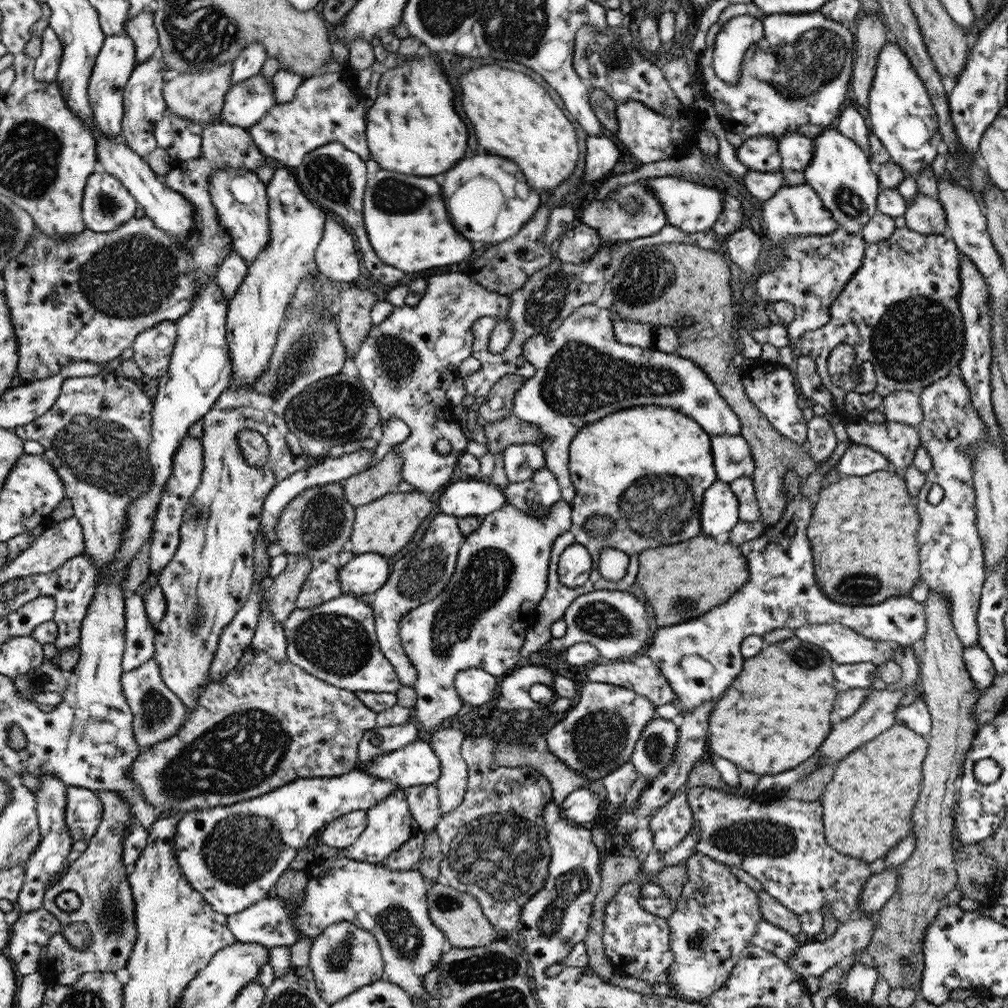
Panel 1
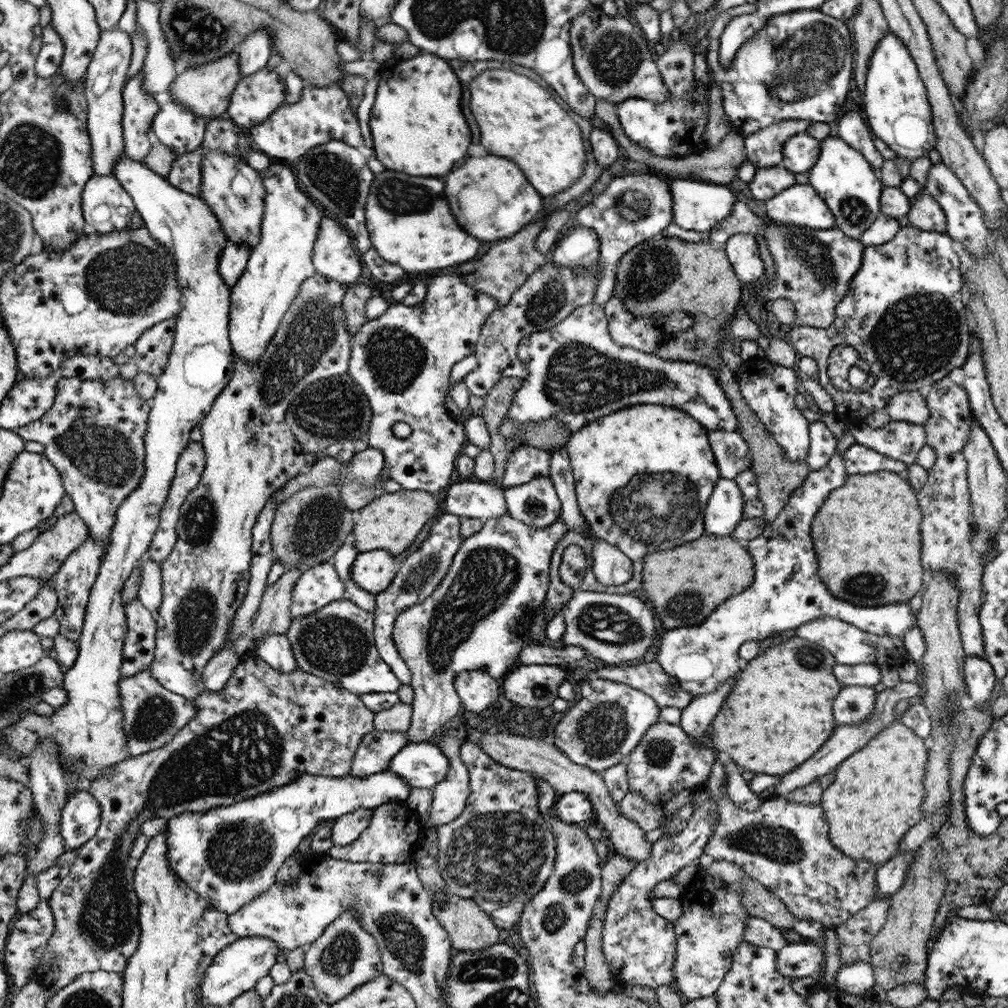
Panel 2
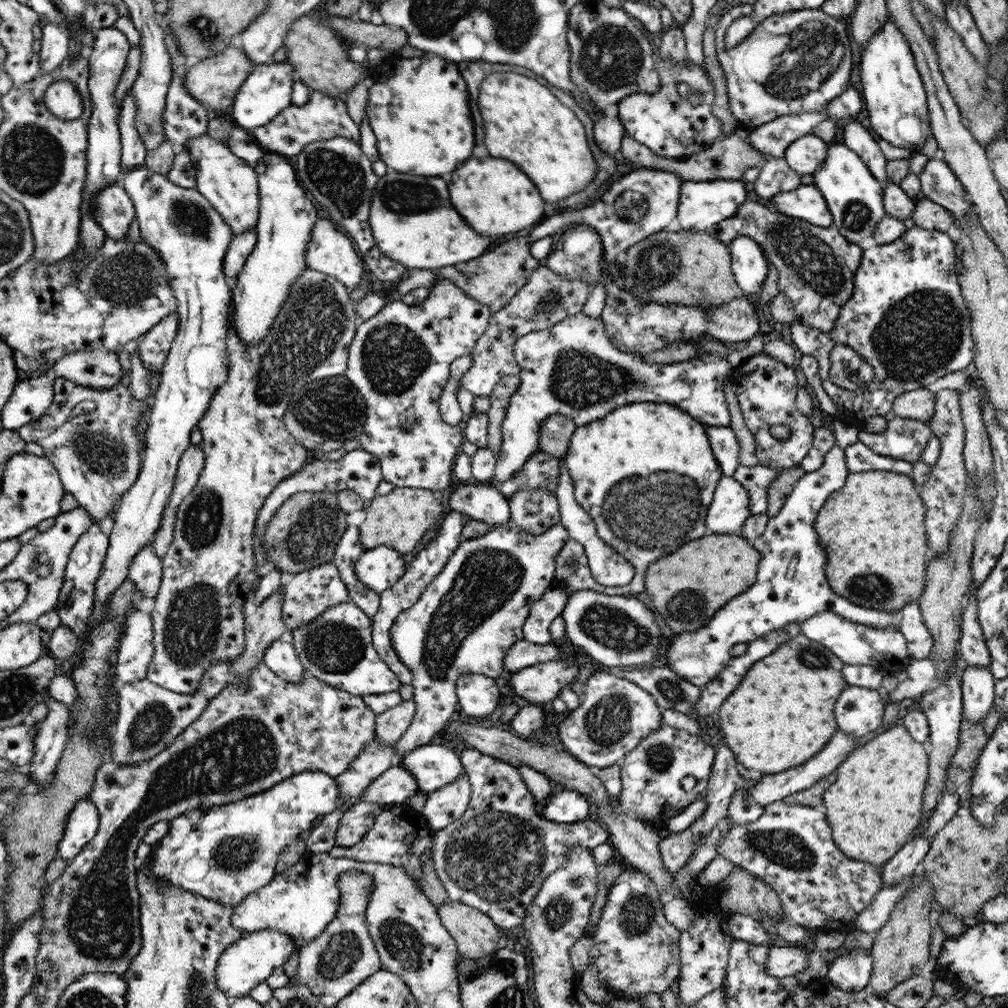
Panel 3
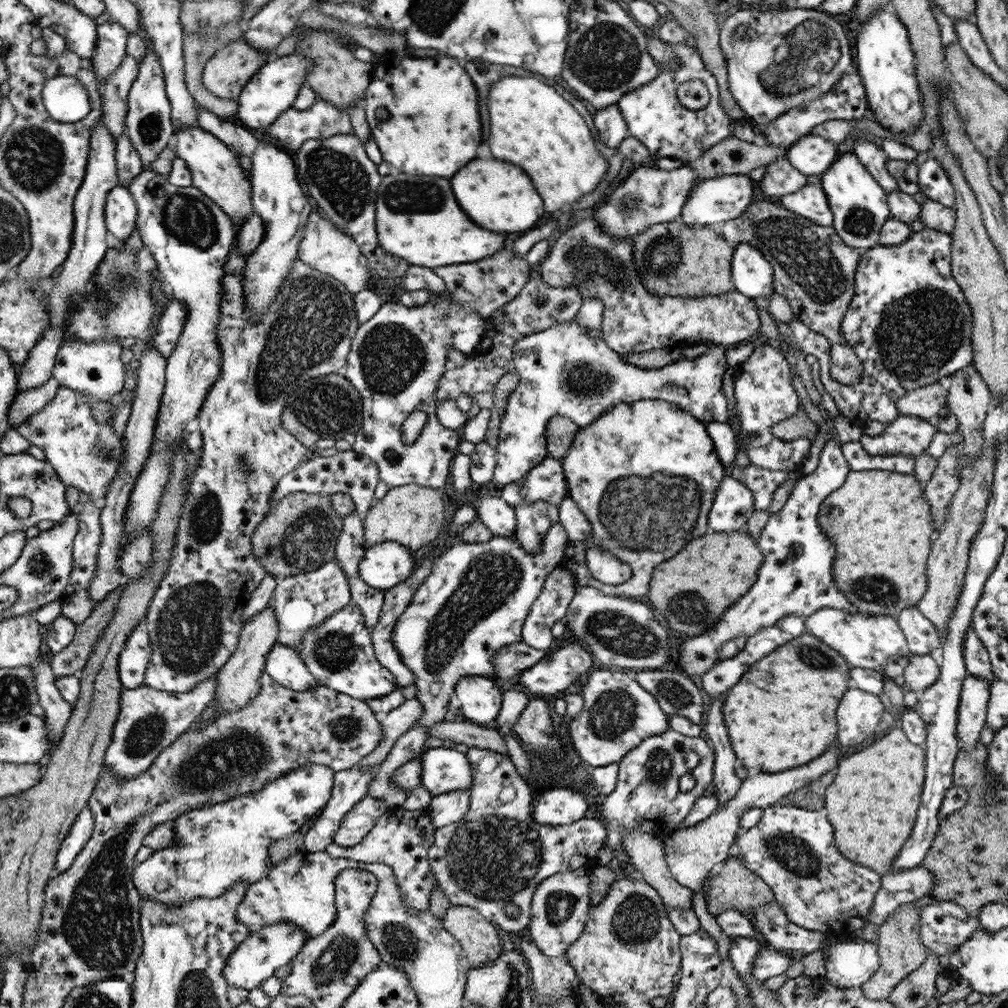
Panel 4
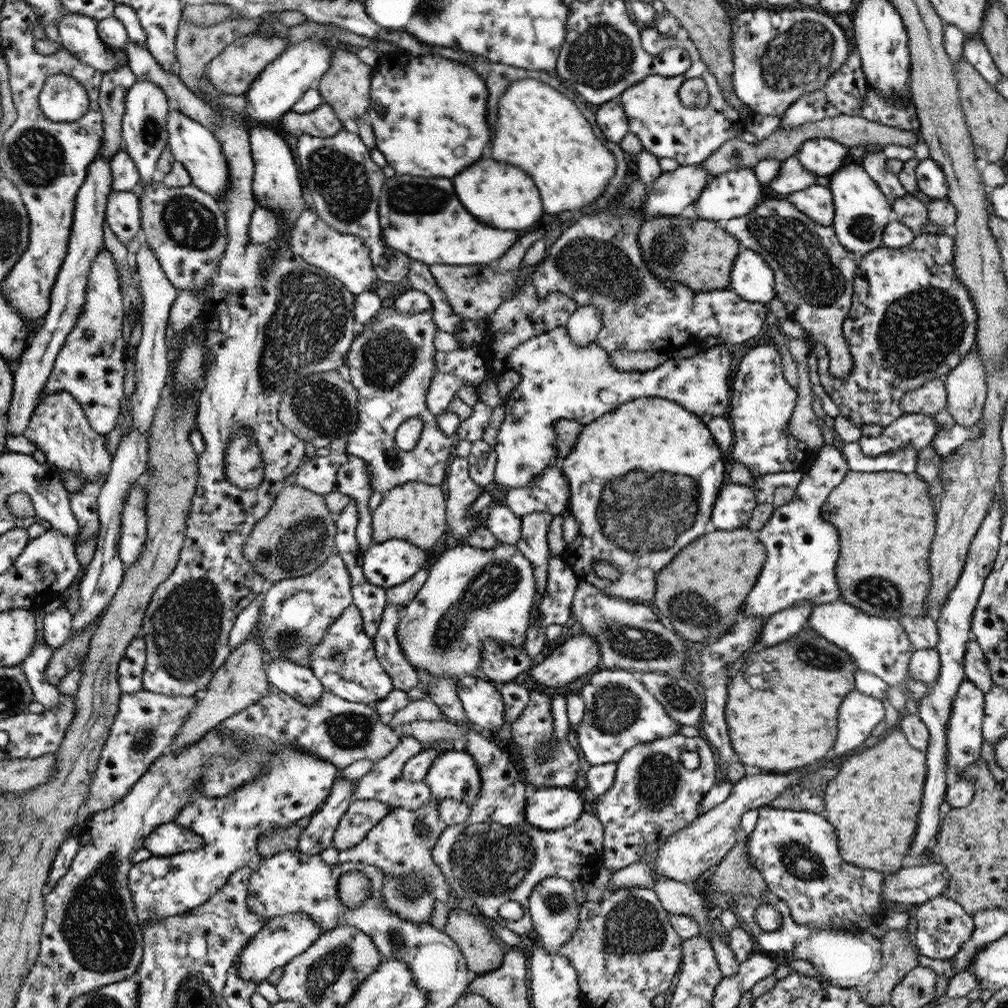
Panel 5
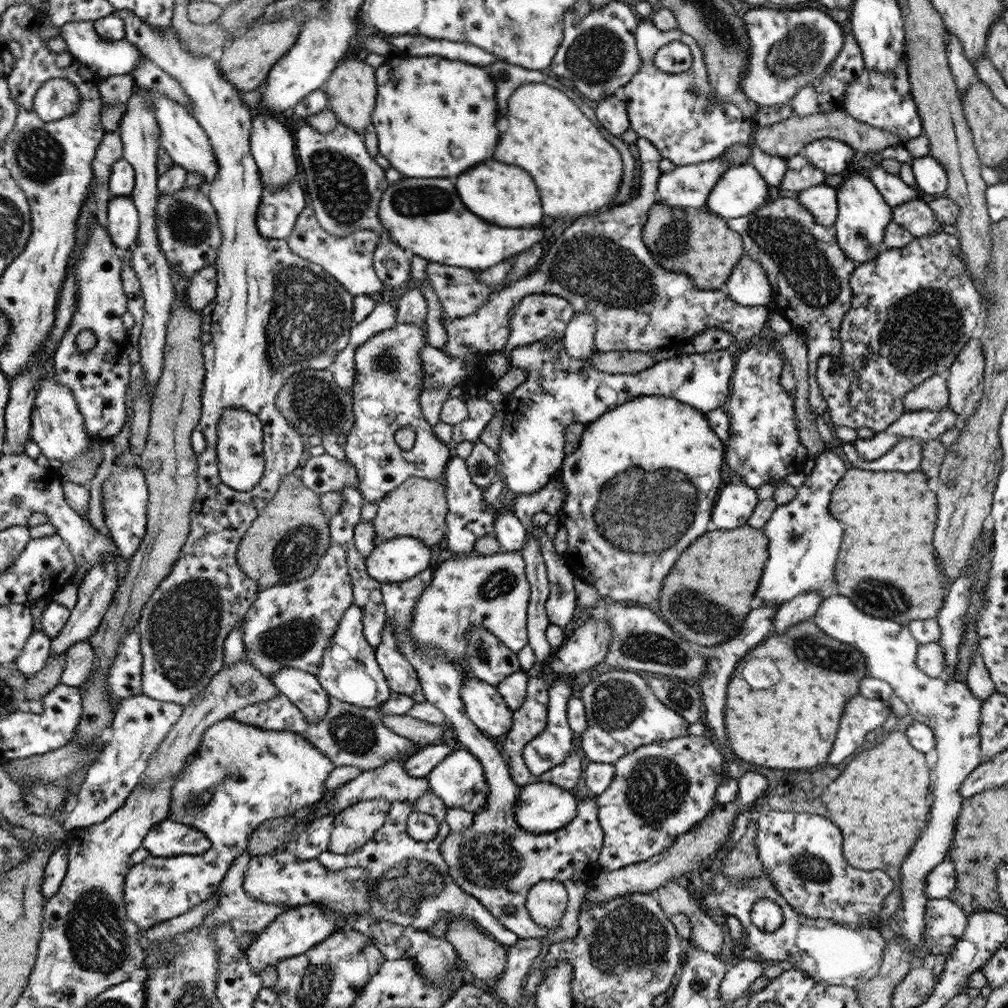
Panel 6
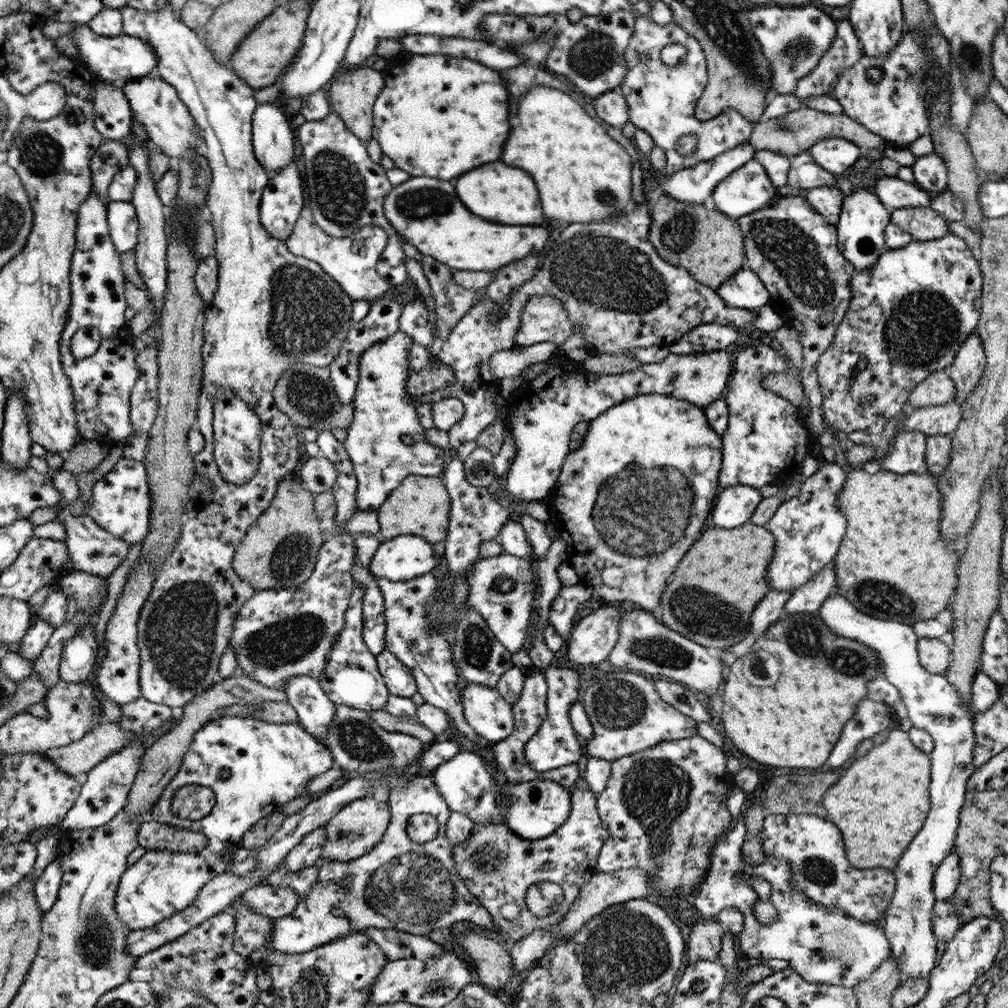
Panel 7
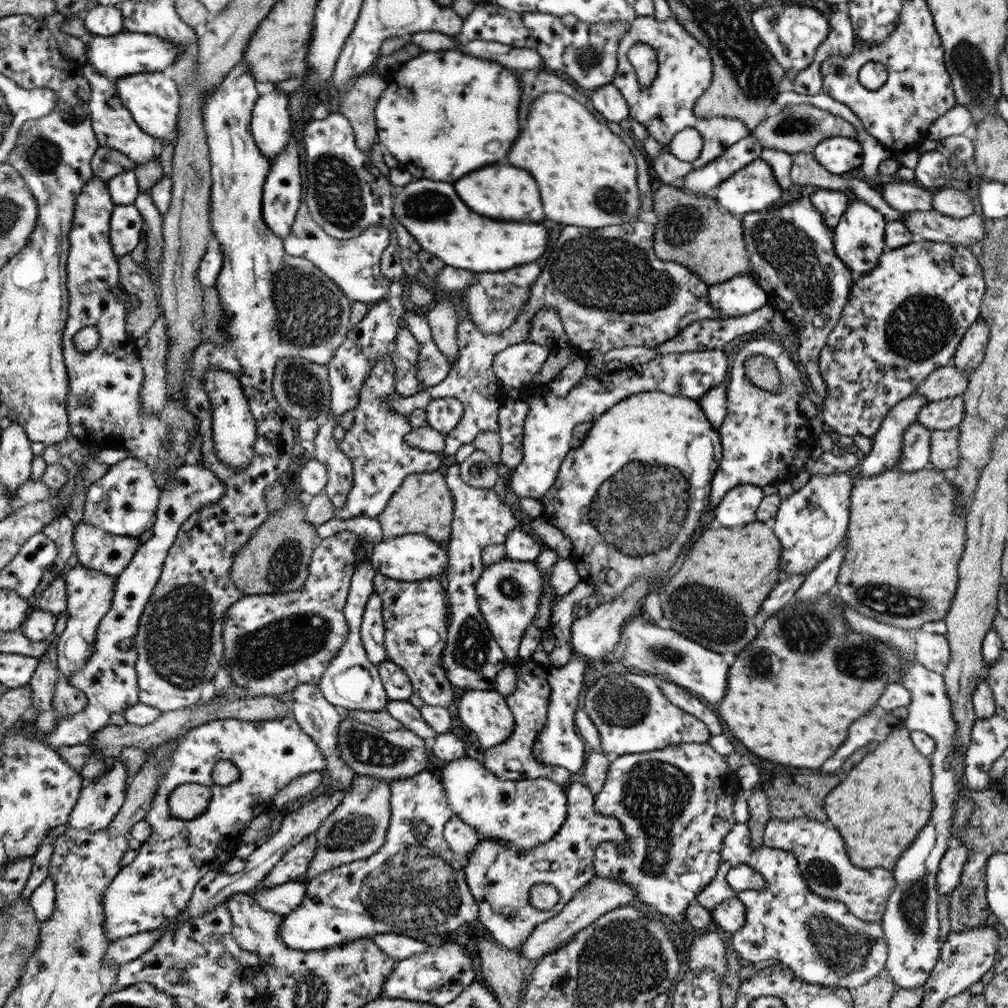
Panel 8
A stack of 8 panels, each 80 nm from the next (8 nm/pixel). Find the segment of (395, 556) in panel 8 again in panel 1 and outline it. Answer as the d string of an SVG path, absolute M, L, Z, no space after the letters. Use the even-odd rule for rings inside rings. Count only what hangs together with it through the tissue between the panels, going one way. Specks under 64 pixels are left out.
M382 554L354 555L352 560L338 567L342 594L370 595L370 592L382 589L391 576L391 568L388 558L384 558Z

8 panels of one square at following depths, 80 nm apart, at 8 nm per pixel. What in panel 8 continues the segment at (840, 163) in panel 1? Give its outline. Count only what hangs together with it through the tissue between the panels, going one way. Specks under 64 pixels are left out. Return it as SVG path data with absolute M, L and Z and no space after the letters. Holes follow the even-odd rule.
M856 199L848 203L848 208L833 230L834 247L838 258L848 266L854 277L864 276L878 266L879 257L885 251L886 223L885 216L863 200Z

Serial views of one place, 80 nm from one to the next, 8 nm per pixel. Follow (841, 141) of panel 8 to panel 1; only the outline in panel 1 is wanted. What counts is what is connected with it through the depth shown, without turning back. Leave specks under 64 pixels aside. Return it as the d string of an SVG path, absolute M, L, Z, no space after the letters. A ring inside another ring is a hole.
M798 132L783 135L777 142L778 159L781 168L802 171L812 160L814 150L813 140Z

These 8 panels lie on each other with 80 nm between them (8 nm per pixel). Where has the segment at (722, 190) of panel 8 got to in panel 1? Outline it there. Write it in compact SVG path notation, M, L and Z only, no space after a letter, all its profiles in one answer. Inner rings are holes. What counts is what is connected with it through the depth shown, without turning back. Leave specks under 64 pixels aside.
M673 176L652 177L647 179L645 183L651 189L651 193L653 190L660 201L668 220L667 224L675 226L683 232L692 234L712 229L723 209L724 192L720 191L719 186L694 183L692 180Z

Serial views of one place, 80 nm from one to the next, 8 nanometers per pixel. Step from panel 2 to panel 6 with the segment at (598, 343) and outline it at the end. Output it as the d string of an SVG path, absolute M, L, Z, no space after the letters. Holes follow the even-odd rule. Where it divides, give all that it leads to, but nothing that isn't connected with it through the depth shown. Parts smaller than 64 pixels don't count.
M546 337L510 352L510 364L528 371L528 380L506 397L502 409L506 420L500 448L496 450L496 472L503 479L504 488L516 495L532 494L544 488L550 480L560 478L566 457L563 448L567 441L567 426L594 422L610 408L630 402L634 397L656 395L674 398L703 413L726 406L735 366L732 351L728 348L707 353L676 354L635 374L599 372L592 362L592 357L598 352L593 351L588 360L575 359L567 353L561 338Z

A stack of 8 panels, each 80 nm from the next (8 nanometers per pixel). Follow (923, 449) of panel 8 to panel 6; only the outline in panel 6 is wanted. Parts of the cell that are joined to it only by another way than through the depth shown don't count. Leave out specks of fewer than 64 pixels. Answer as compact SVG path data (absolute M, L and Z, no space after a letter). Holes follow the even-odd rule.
M901 438L886 454L876 460L864 460L852 443L844 443L842 450L853 468L874 472L921 472L922 442L917 438Z

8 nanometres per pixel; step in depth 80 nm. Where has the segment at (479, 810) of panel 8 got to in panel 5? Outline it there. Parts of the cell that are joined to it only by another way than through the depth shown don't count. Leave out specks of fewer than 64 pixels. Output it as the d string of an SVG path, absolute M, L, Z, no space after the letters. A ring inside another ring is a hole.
M455 749L436 756L422 782L428 784L436 799L462 799L468 806L473 805L483 789L483 776L476 760ZM528 787L525 819L540 830L553 831L574 824L589 806L590 798L582 790L560 787Z

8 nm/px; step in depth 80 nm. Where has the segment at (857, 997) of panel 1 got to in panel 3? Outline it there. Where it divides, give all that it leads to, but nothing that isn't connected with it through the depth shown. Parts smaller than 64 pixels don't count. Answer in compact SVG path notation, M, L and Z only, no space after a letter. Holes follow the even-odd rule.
M848 946L844 956L836 957L828 966L826 978L842 991L860 991L868 989L873 971L873 958L866 955L861 947Z

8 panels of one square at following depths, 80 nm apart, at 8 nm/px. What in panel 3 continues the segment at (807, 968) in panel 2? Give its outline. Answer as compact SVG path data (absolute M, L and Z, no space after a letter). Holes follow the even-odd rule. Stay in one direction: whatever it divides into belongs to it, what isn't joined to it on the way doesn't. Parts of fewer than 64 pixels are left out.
M770 946L767 971L776 978L795 976L808 966L810 948L802 946Z

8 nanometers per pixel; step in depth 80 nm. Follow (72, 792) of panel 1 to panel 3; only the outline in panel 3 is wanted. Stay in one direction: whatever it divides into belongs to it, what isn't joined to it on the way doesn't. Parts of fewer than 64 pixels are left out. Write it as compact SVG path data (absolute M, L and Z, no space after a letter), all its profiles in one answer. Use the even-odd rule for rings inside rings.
M89 798L78 801L67 816L63 837L58 843L58 856L66 862L72 862L97 833L98 827L99 812L96 805Z

